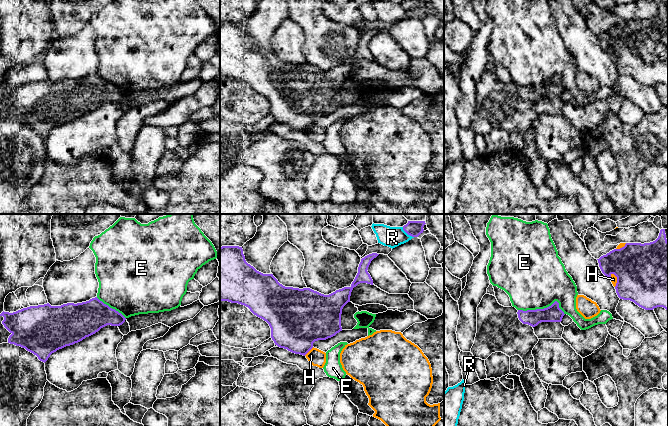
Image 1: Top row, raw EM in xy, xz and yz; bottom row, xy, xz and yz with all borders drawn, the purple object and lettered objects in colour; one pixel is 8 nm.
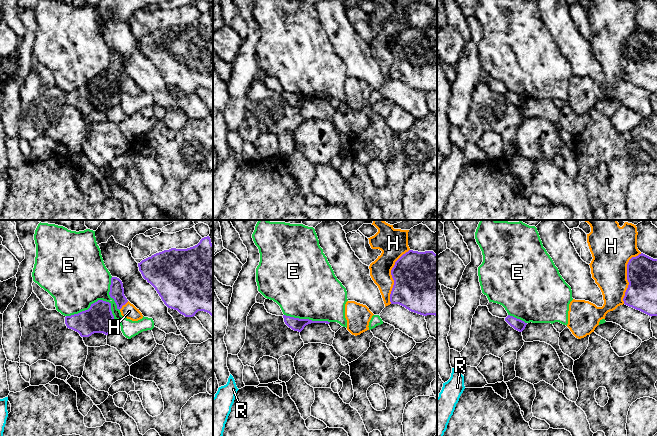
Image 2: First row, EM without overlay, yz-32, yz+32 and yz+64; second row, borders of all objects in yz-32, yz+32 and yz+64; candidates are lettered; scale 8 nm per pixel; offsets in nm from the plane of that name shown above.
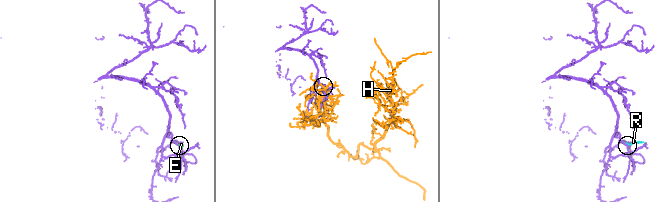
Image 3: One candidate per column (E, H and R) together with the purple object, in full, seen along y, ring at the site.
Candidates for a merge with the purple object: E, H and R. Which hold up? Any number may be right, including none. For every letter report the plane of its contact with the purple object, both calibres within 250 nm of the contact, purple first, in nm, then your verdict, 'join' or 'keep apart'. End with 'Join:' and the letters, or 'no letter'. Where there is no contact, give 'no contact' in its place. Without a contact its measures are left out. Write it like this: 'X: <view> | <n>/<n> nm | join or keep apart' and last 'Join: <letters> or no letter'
E: yz | 140/480 nm | keep apart
H: xz | 420/140 nm | keep apart
R: xz | 110/160 nm | keep apart
Join: no letter

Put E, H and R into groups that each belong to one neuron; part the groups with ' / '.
E / H / R

